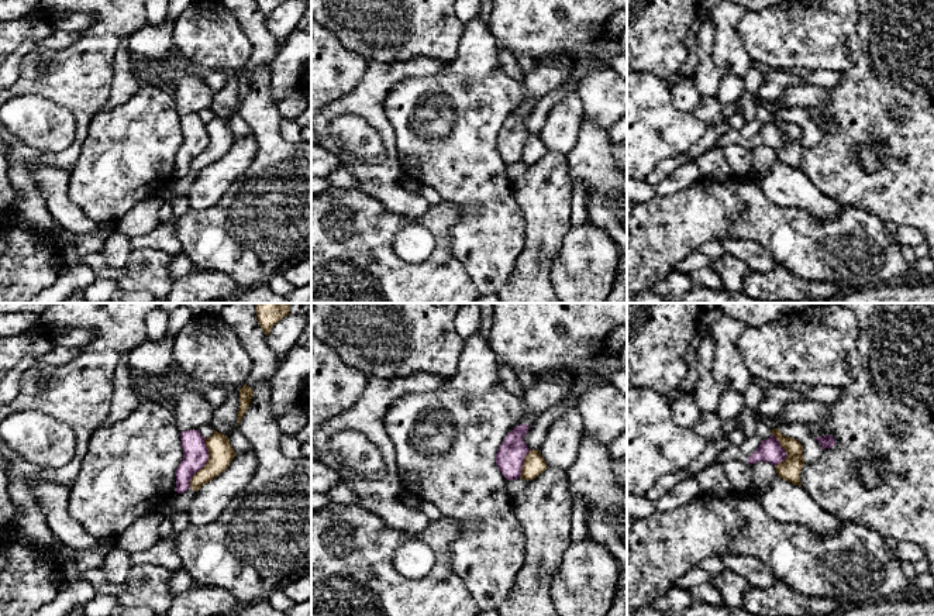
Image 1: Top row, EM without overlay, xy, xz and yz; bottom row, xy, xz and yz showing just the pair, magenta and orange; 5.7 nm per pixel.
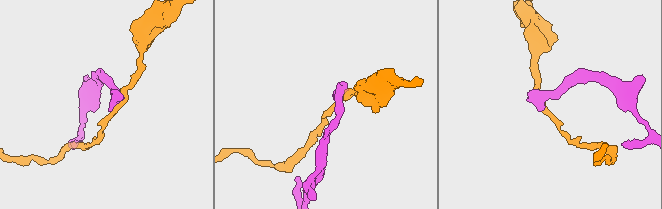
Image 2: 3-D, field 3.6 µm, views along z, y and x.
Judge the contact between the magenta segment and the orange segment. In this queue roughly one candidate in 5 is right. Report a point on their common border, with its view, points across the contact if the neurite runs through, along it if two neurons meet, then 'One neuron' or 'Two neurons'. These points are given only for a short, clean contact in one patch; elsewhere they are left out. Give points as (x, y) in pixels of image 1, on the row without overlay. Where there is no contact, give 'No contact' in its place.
Touches magenta at xy (206, 145). Boundary: xy (206, 123), (207, 145), (192, 161), (189, 171). Two neurons

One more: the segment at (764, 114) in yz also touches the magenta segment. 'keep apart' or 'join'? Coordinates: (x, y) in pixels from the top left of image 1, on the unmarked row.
keep apart

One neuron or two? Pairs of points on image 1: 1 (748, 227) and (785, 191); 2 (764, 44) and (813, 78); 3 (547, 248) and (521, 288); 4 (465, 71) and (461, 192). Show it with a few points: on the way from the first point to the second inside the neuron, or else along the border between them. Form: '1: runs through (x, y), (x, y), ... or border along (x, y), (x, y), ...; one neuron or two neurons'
1: border along (758, 182), (774, 203), (805, 210); two neurons
2: border along (810, 71), (838, 71), (841, 74); two neurons
3: runs through (537, 258), (533, 265), (531, 278); one neuron
4: runs through (459, 100), (459, 162); one neuron

